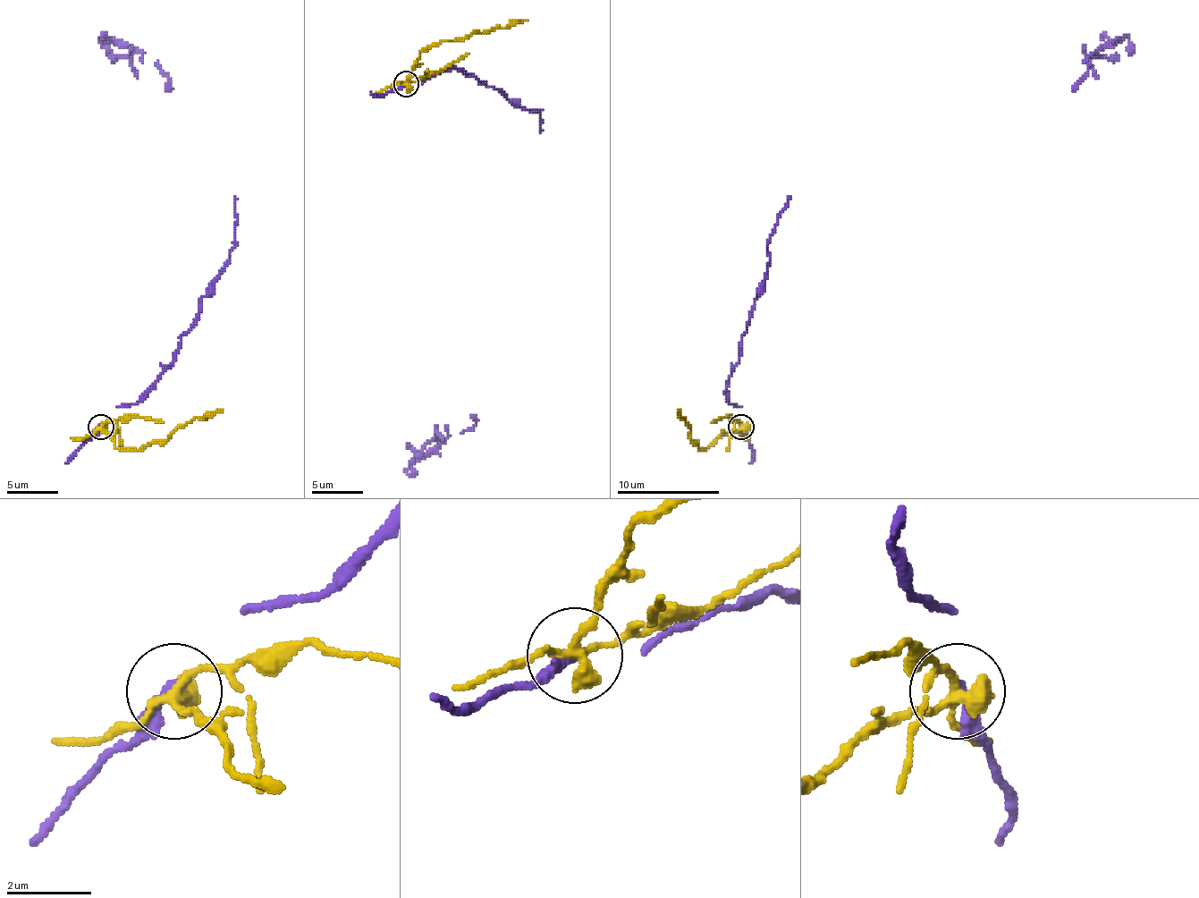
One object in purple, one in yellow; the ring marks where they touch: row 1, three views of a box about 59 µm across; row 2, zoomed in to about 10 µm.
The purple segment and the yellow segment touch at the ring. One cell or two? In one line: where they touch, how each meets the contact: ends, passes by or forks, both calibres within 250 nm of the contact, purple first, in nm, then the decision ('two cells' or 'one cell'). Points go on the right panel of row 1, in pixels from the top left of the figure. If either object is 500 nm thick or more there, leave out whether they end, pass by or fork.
(741, 427) | purple ends | yellow forks | 260/320 nm | two cells

